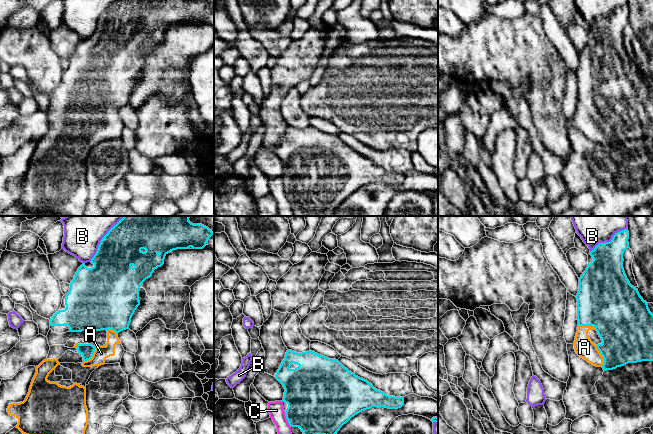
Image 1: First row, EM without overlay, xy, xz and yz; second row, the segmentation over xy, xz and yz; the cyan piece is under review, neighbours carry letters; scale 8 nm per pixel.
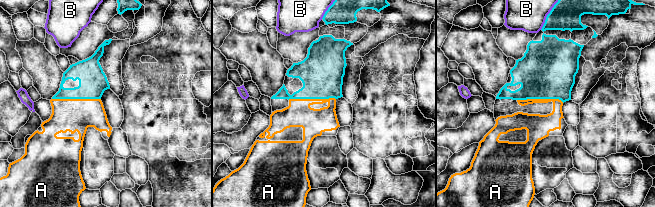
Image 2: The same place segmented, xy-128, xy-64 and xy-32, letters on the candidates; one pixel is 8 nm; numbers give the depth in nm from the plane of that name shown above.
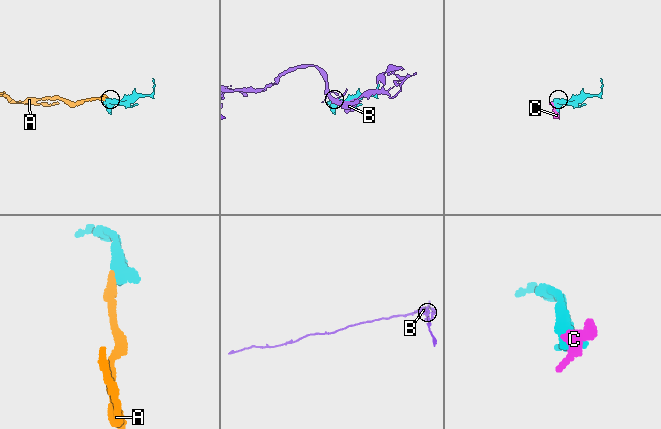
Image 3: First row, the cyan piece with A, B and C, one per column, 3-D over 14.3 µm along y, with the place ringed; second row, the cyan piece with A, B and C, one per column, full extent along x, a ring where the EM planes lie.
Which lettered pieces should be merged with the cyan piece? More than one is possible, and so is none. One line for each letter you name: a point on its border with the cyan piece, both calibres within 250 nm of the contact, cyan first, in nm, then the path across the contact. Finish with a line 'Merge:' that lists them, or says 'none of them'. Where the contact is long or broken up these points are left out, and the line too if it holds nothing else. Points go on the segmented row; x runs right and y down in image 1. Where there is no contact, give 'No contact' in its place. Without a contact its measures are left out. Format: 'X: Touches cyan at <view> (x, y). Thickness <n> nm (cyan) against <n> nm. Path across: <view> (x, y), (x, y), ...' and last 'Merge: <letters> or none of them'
A: Touches cyan at xy (92, 355). Thickness 110 nm (cyan) against 110 nm
Merge: A

